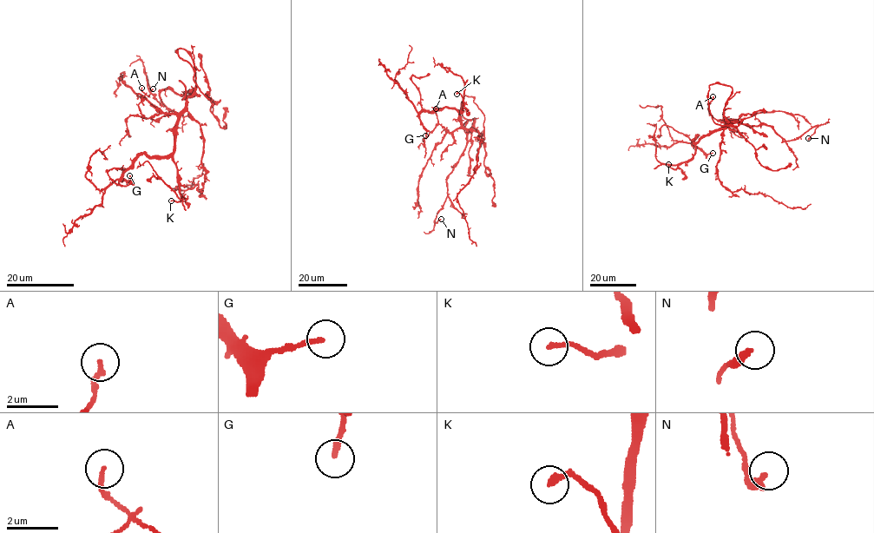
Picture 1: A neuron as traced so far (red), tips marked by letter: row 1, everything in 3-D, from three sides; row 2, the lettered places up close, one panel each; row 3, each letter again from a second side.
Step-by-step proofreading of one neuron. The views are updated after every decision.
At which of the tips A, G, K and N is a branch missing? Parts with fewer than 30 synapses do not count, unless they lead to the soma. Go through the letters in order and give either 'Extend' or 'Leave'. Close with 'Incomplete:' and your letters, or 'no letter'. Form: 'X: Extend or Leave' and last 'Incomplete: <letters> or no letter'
A: Leave
G: Leave
K: Leave
N: Leave
Incomplete: no letter

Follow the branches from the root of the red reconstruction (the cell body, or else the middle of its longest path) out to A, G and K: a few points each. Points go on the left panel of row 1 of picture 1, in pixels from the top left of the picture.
A: (196, 83), (194, 94), (178, 113), (160, 113), (146, 119), (138, 106), (145, 94), (141, 88)
G: (196, 83), (179, 116), (174, 148), (167, 155), (141, 154), (120, 179), (128, 180), (129, 175)
K: (196, 83), (194, 94), (187, 98), (186, 107), (179, 116), (173, 161), (180, 201), (171, 200)

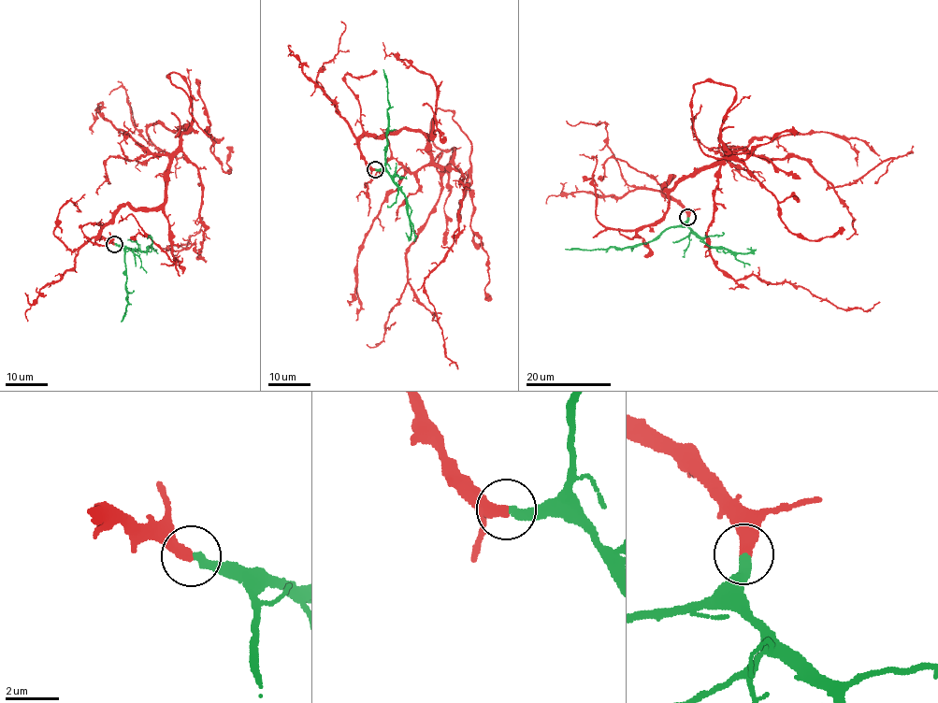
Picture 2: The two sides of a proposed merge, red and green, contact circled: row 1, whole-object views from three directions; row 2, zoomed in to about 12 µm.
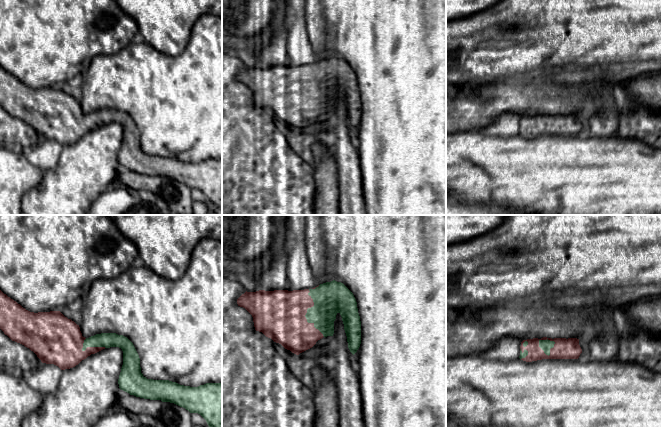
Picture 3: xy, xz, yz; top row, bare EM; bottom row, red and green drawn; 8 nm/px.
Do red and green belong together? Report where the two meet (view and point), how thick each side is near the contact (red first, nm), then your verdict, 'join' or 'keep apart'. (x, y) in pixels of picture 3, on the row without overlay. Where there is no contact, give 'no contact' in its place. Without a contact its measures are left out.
xz (306, 88) | 400/260 nm | join

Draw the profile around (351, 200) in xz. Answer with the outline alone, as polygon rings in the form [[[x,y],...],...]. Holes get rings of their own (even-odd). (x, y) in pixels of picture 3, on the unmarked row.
[[[340,89],[334,97],[334,119],[327,125],[331,137],[332,151],[337,165],[339,185],[339,213],[340,215],[367,215],[365,199],[363,196],[363,183],[361,177],[360,160],[356,148],[353,130],[348,124],[347,112]]]

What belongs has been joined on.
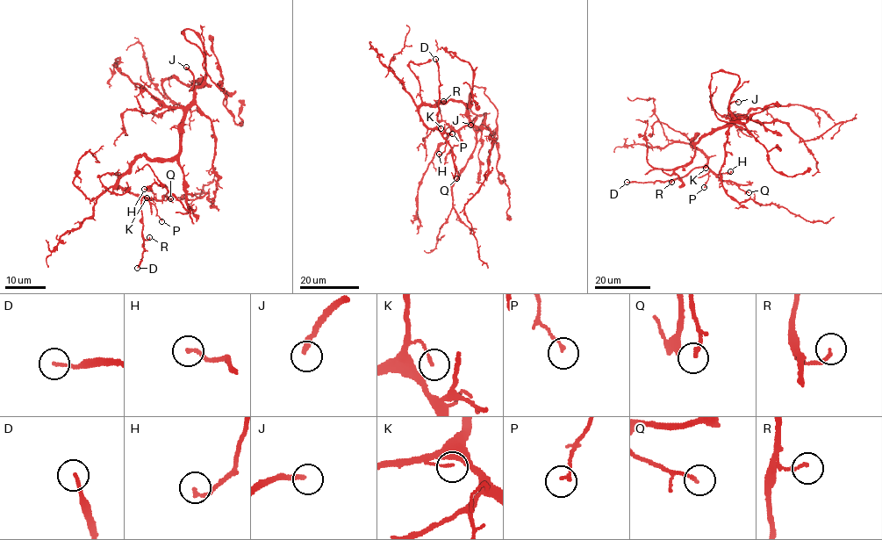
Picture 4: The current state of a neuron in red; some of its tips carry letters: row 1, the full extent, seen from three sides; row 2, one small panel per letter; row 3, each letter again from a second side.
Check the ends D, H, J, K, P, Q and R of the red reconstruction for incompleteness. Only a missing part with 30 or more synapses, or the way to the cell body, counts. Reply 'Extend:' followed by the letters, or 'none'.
Extend: J

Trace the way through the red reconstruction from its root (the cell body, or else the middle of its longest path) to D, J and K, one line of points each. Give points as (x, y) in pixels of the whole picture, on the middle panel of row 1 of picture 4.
D: (485, 117), (477, 129), (467, 104), (448, 100), (421, 105), (425, 125), (437, 124), (435, 59)
J: (485, 117), (476, 129), (474, 124), (476, 116), (470, 125)
K: (485, 117), (477, 129), (463, 103), (421, 105), (419, 116), (425, 125), (440, 128)

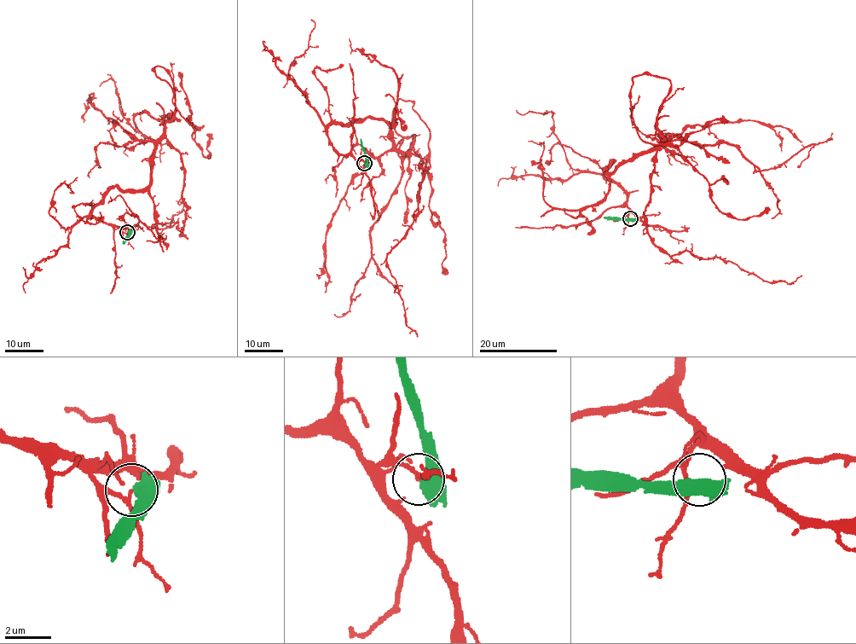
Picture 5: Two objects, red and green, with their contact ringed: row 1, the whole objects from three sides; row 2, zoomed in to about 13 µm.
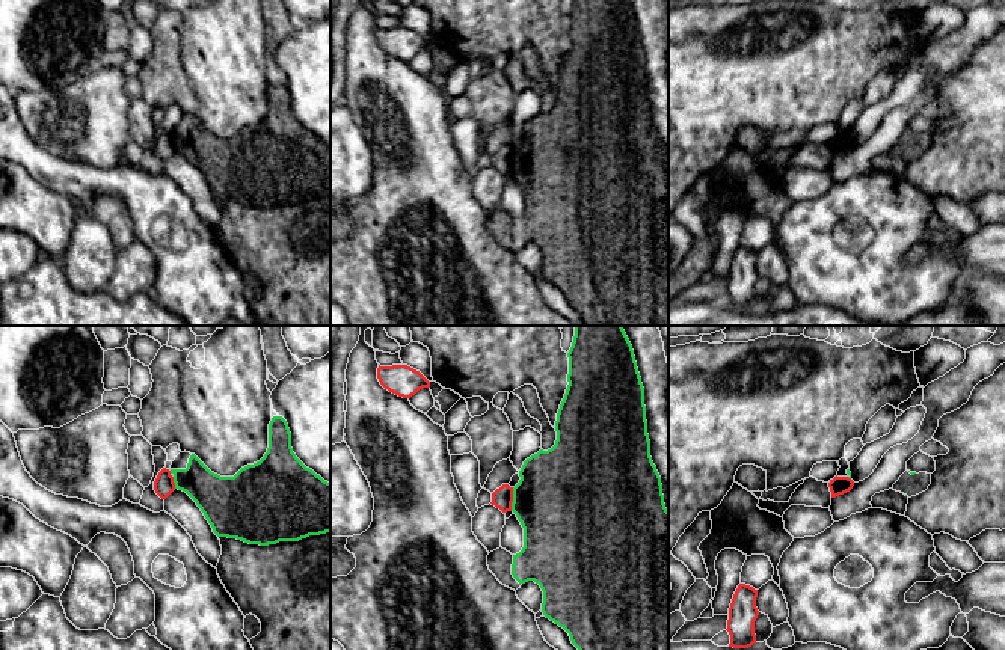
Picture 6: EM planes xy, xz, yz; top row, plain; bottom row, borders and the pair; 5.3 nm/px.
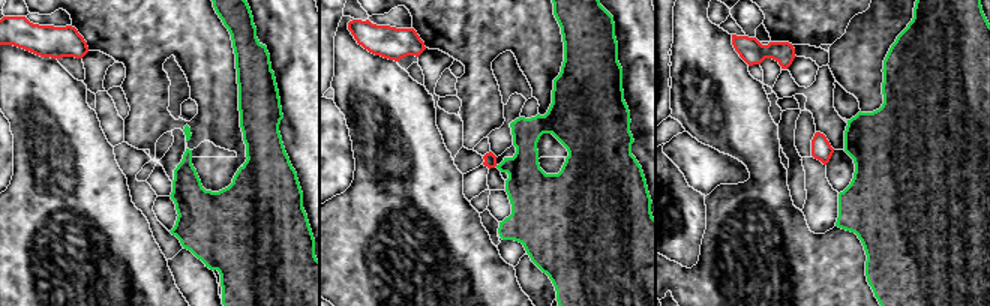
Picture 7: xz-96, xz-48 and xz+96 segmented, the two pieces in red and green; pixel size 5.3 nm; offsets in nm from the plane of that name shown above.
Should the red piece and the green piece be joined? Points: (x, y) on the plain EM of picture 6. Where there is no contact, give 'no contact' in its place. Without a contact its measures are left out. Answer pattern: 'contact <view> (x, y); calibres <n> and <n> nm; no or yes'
contact xz (512, 162); calibres 110 and 480 nm; no

